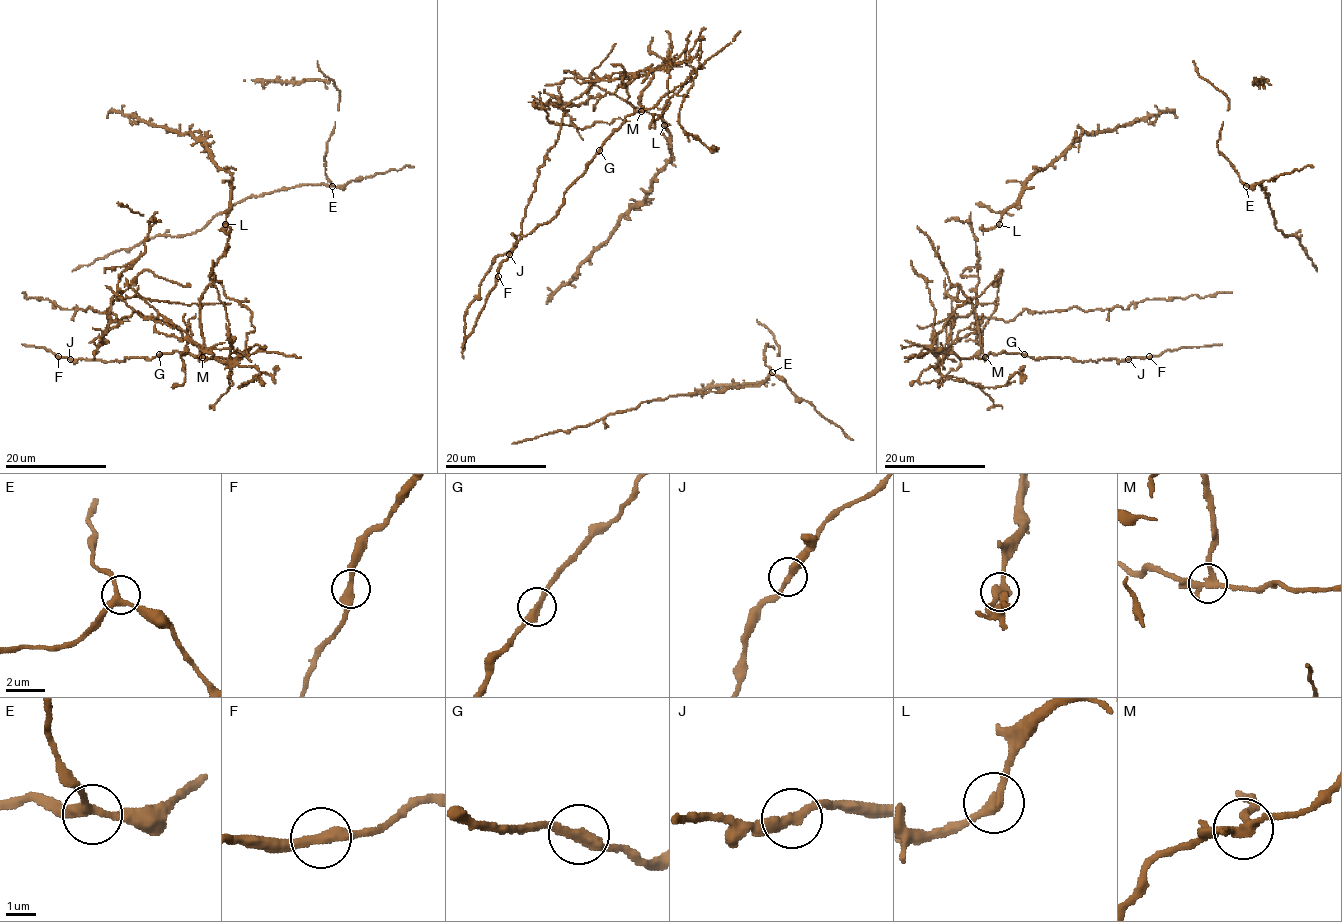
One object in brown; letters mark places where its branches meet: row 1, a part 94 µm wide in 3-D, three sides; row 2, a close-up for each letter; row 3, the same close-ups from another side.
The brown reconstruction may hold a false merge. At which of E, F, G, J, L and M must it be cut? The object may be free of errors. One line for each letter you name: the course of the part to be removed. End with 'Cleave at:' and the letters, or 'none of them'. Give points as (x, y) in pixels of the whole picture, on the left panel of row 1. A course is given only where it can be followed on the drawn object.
M: Course of the part to remove: (202, 356), (198, 318), (188, 322), (190, 341), (139, 312), (119, 321), (108, 309), (64, 309), (24, 293)
Cleave at: M

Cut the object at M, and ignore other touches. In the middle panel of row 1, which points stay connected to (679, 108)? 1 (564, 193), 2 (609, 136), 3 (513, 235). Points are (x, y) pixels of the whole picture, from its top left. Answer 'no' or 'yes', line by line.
1: no
2: no
3: yes

